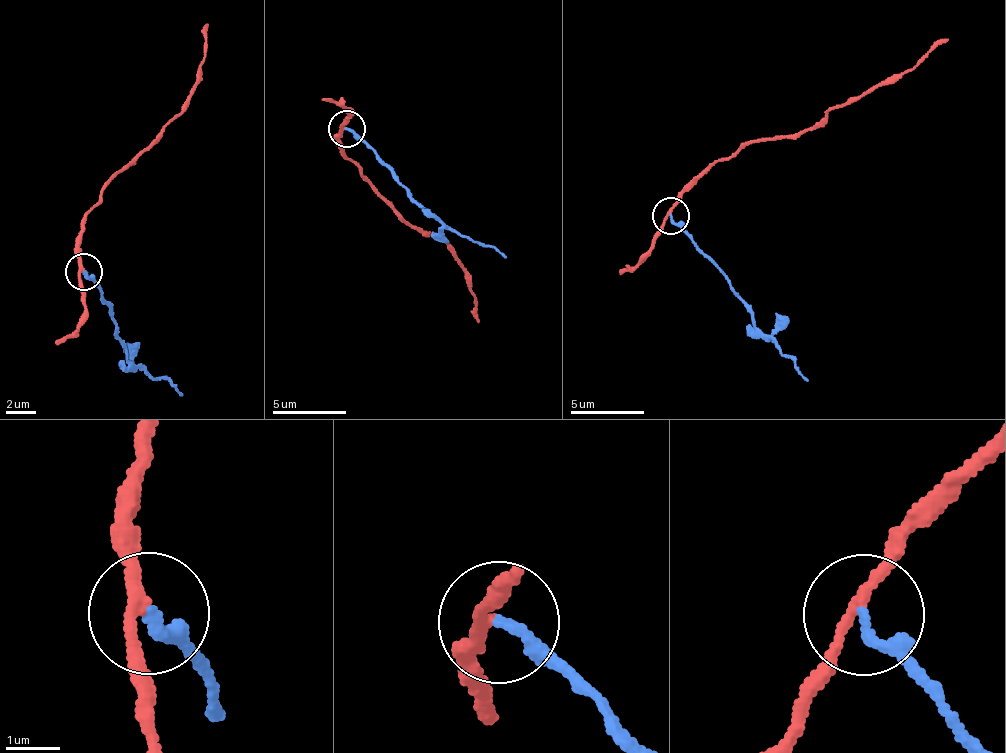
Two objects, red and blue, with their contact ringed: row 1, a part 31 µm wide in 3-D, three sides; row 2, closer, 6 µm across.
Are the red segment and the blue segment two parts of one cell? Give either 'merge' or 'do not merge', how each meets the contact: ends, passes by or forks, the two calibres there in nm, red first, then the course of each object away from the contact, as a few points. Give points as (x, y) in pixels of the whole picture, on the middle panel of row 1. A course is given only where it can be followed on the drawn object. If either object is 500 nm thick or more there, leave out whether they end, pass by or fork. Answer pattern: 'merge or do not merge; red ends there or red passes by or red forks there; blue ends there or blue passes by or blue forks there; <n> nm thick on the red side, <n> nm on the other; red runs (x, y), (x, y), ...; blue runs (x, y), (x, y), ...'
do not merge; red passes by; blue ends there; 200 nm thick on the red side, 200 nm on the other; red runs (345, 130), (337, 145), (403, 217), (450, 249), (476, 299), (477, 323); blue runs (345, 130), (392, 169), (444, 226), (507, 256)

